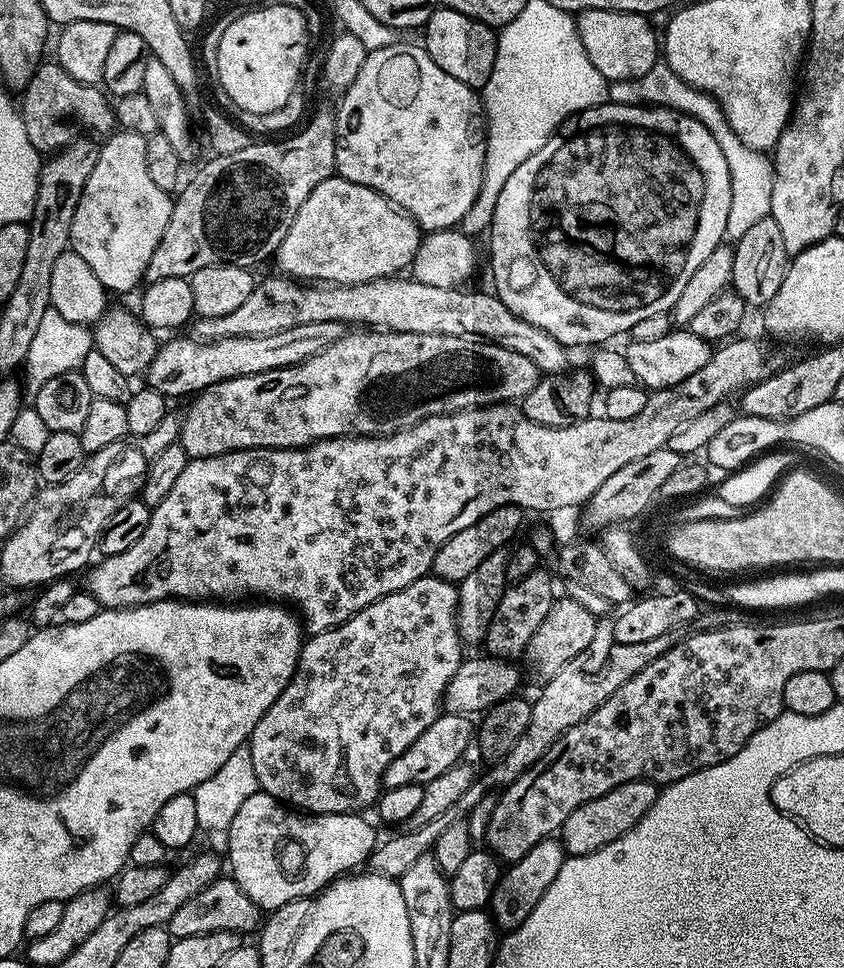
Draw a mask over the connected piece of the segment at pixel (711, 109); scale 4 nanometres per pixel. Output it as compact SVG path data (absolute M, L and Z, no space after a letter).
M672 82L668 88L668 96L676 100L675 107L693 116L722 146L722 154L726 154L726 164L730 170L732 179L732 197L730 198L730 218L726 218L726 236L729 241L735 242L754 226L754 222L762 222L772 211L772 195L774 194L774 182L776 181L776 169L773 161L763 152L755 152L750 146L746 146L734 134L734 130L728 124L724 111L720 109L720 103L707 92L700 92L697 88L690 88L686 84Z

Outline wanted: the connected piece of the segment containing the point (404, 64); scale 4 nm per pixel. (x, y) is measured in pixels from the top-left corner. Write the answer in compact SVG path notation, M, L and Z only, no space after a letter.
M397 42L368 52L358 76L349 88L339 97L340 109L335 109L336 118L336 170L335 175L346 178L350 182L358 182L362 186L370 186L370 190L380 192L391 200L401 212L407 214L420 225L425 233L440 232L444 228L455 229L456 224L467 212L471 213L476 207L476 199L484 181L484 146L486 143L486 113L477 89L468 84L458 82L458 78L450 78L442 66L430 58L430 54L419 43L403 44Z

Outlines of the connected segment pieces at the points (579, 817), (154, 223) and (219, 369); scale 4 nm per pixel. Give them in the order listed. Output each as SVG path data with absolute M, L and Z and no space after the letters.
M651 779L631 780L578 806L578 810L574 810L570 818L566 818L558 833L558 839L564 845L565 853L568 856L594 854L594 850L602 850L602 846L622 838L622 834L626 834L631 828L638 826L638 822L642 822L650 806L654 806L657 795L657 785L653 784Z
M117 131L99 145L99 156L72 219L71 251L82 256L90 272L109 293L128 292L144 280L150 254L162 242L162 230L170 222L173 197L158 190L146 174L146 139Z
M306 322L306 326L294 326L290 330L258 338L222 339L215 342L201 342L195 338L163 341L146 371L146 384L166 398L191 397L235 376L253 376L279 368L292 368L326 350L326 346L338 342L345 332L345 325L338 322Z

